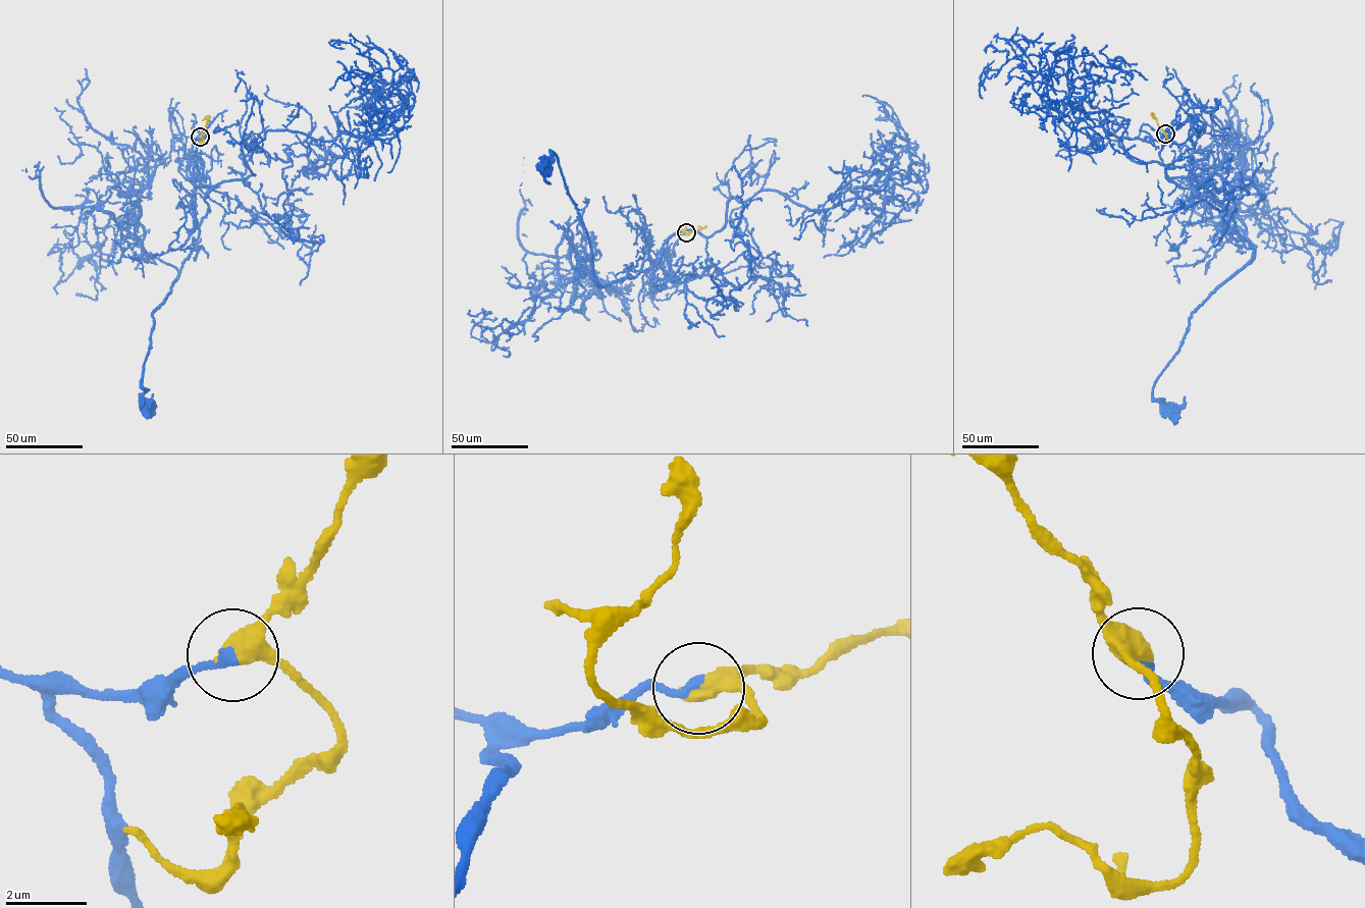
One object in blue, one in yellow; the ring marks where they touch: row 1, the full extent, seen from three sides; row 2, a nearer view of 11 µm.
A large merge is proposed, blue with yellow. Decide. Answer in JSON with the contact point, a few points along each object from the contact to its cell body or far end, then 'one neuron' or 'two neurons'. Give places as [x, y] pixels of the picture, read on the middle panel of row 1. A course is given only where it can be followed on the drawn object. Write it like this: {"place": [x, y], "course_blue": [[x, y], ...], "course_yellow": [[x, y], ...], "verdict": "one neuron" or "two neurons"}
{"place": [686, 232], "course_blue": [[686, 233], [679, 235], [675, 256], [662, 247], [634, 276], [601, 285], [552, 151], [544, 169]], "course_yellow": [[686, 233], [705, 226], [697, 226]], "verdict": "one neuron"}

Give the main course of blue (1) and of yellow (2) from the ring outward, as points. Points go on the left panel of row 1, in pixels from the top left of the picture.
1: (199, 137), (193, 139), (204, 166), (193, 197), (200, 232), (153, 312), (142, 378), (148, 405)
2: (199, 137), (209, 116), (202, 120)

